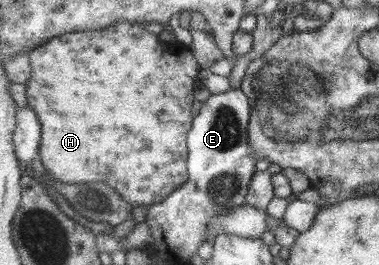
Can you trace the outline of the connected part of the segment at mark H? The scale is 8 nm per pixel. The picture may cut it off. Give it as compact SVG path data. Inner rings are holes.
M118 22L96 31L79 31L53 37L45 44L35 48L29 54L32 60L33 74L27 81L29 107L31 107L42 125L44 125L44 139L42 139L41 161L48 167L54 180L72 185L72 183L90 183L90 181L102 181L116 189L116 193L122 195L124 201L128 201L132 207L160 204L178 191L189 181L189 135L193 129L196 117L192 114L194 105L194 83L201 77L202 67L194 55L190 46L167 46L154 34L140 26L140 22Z

